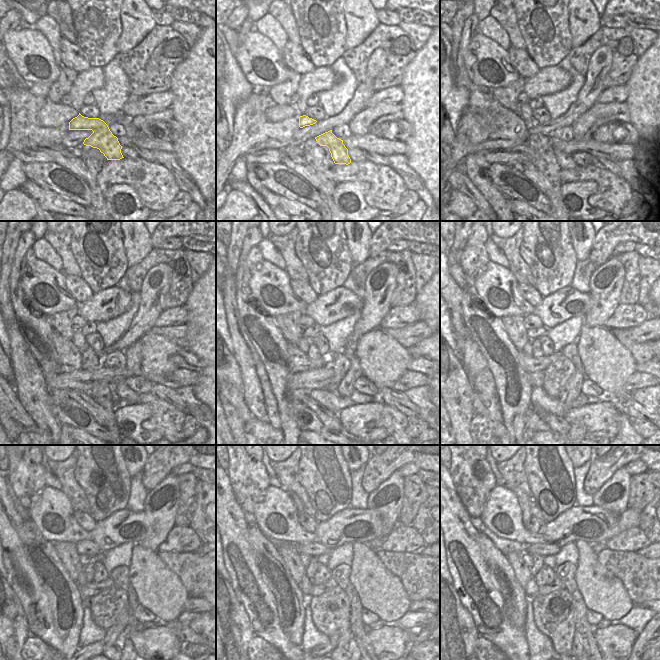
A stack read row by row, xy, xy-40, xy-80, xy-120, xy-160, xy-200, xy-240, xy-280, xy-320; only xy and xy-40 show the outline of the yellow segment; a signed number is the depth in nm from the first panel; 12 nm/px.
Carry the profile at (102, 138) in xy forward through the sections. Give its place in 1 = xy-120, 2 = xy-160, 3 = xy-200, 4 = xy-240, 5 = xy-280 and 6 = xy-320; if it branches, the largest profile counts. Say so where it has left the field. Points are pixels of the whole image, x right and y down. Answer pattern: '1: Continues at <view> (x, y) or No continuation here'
1: Continues at xy-120 (121, 390)
2: Continues at xy-160 (359, 398)
3: Continues at xy-200 (583, 399)
4: Continues at xy-240 (137, 626)
5: Continues at xy-280 (379, 623)
6: Continues at xy-320 (603, 623).

